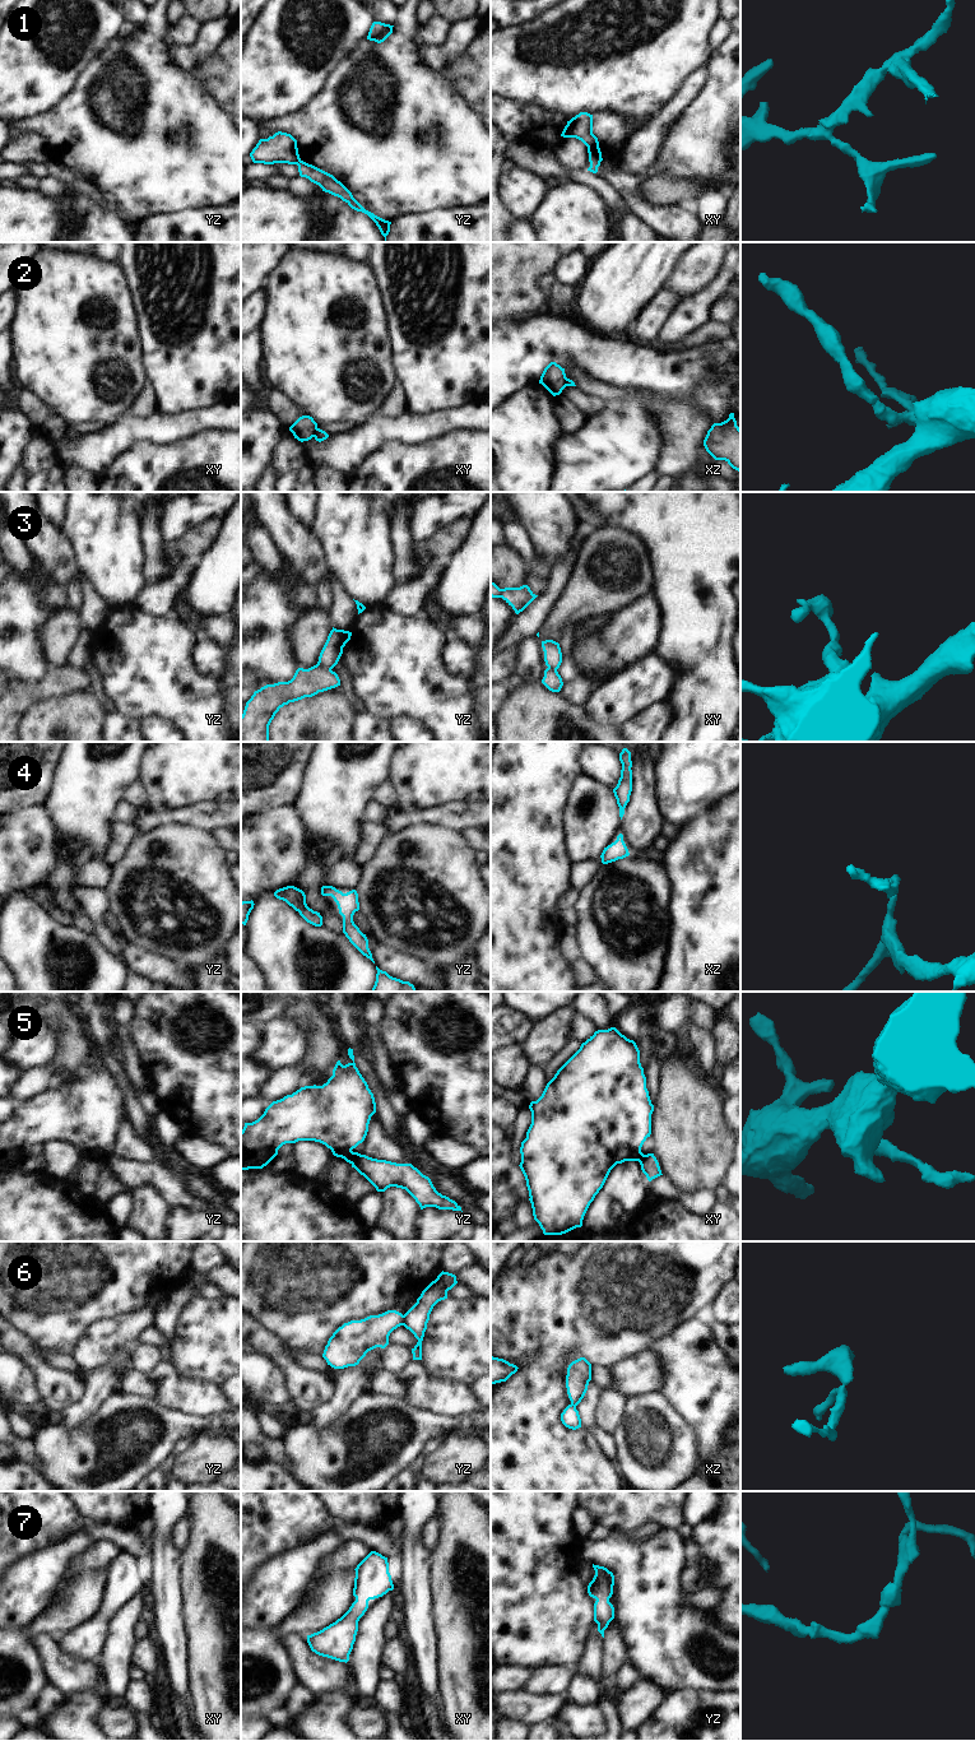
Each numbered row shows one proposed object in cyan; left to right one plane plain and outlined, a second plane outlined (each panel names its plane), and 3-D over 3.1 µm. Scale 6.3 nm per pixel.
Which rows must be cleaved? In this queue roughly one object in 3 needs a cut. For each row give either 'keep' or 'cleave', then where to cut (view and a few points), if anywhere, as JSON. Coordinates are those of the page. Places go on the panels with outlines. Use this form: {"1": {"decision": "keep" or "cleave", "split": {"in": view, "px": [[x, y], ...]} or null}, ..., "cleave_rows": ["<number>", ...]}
{"1": {"decision": "keep", "split": null}, "2": {"decision": "cleave", "split": {"in": "xy", "px": [[317, 428], [312, 436]]}}, "3": {"decision": "cleave", "split": {"in": "yz", "px": [[317, 663], [330, 669]]}}, "4": {"decision": "keep", "split": null}, "5": {"decision": "cleave", "split": {"in": "yz", "px": [[361, 1155], [351, 1163]]}}, "6": {"decision": "cleave", "split": {"in": "yz", "px": [[403, 1315], [404, 1324]]}}, "7": {"decision": "keep", "split": null}, "cleave_rows": ["2", "3", "5", "6"]}

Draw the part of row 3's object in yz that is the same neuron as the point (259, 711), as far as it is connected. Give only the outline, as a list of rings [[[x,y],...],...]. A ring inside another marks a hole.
[[[316,664],[308,669],[298,668],[293,678],[288,682],[278,682],[261,687],[246,702],[243,714],[241,715],[241,742],[269,742],[269,725],[280,707],[338,686],[340,686],[338,674],[331,669]]]

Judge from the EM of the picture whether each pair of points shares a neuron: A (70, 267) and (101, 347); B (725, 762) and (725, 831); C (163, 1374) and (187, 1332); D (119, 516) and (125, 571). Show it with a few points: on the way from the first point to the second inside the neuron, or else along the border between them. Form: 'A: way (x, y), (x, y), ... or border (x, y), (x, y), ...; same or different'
A: way (70, 287), (70, 306), (74, 317), (83, 326); same
B: border (727, 794), (700, 813); different
C: border (171, 1360), (181, 1375), (194, 1379); different
D: way (119, 530), (119, 557); same

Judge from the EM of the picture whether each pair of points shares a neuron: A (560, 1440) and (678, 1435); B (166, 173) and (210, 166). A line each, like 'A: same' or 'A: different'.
A: different
B: same

